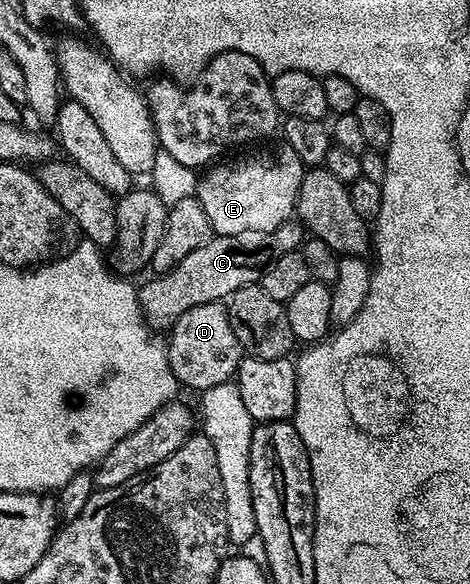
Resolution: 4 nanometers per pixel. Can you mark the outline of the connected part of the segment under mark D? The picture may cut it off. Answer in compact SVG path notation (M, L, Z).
M223 302L186 309L186 313L172 324L170 334L172 336L166 339L169 367L181 388L189 387L196 393L203 393L214 386L227 384L240 368L242 348Z

